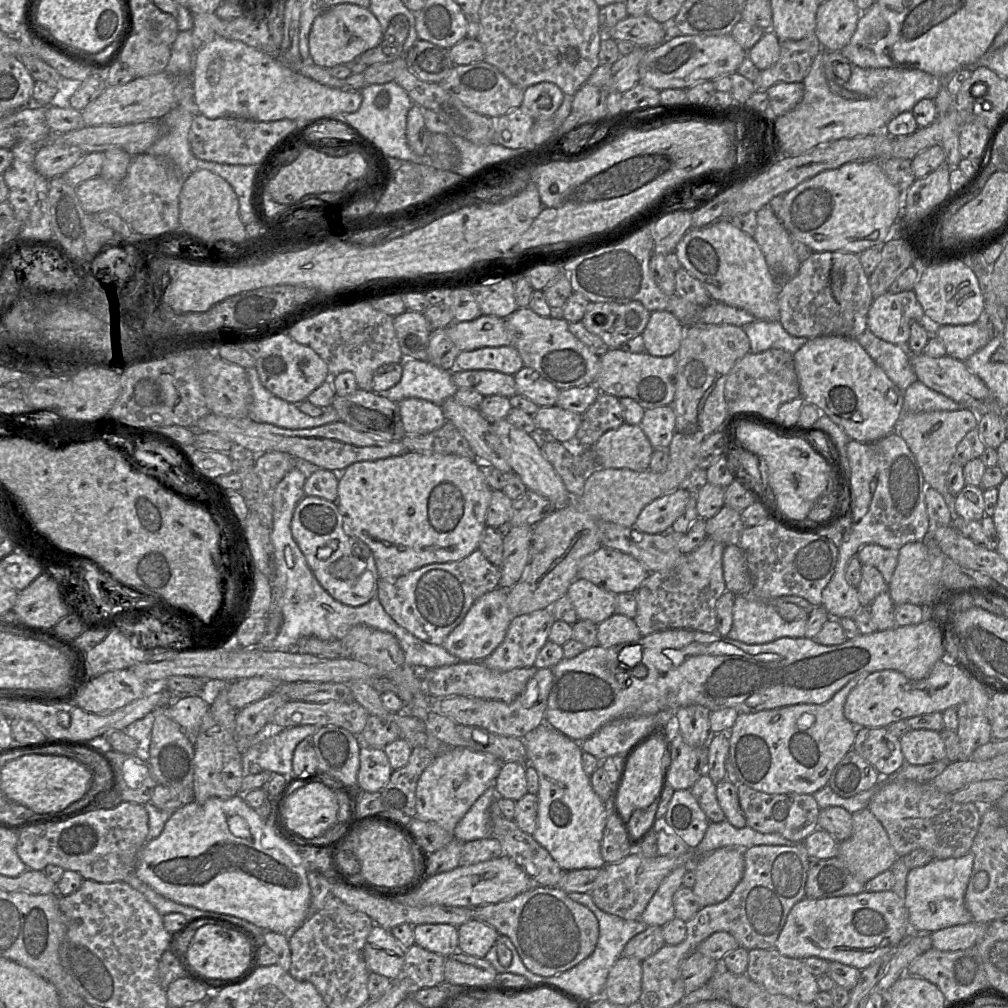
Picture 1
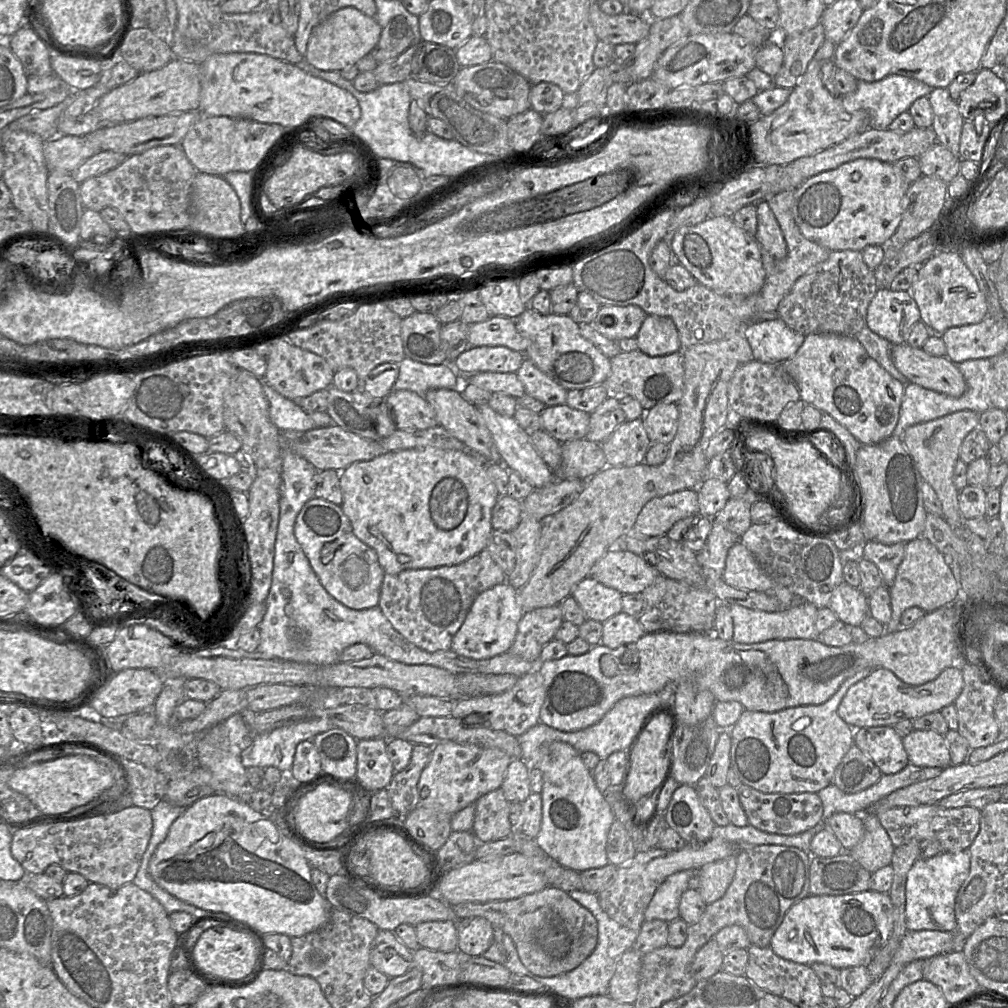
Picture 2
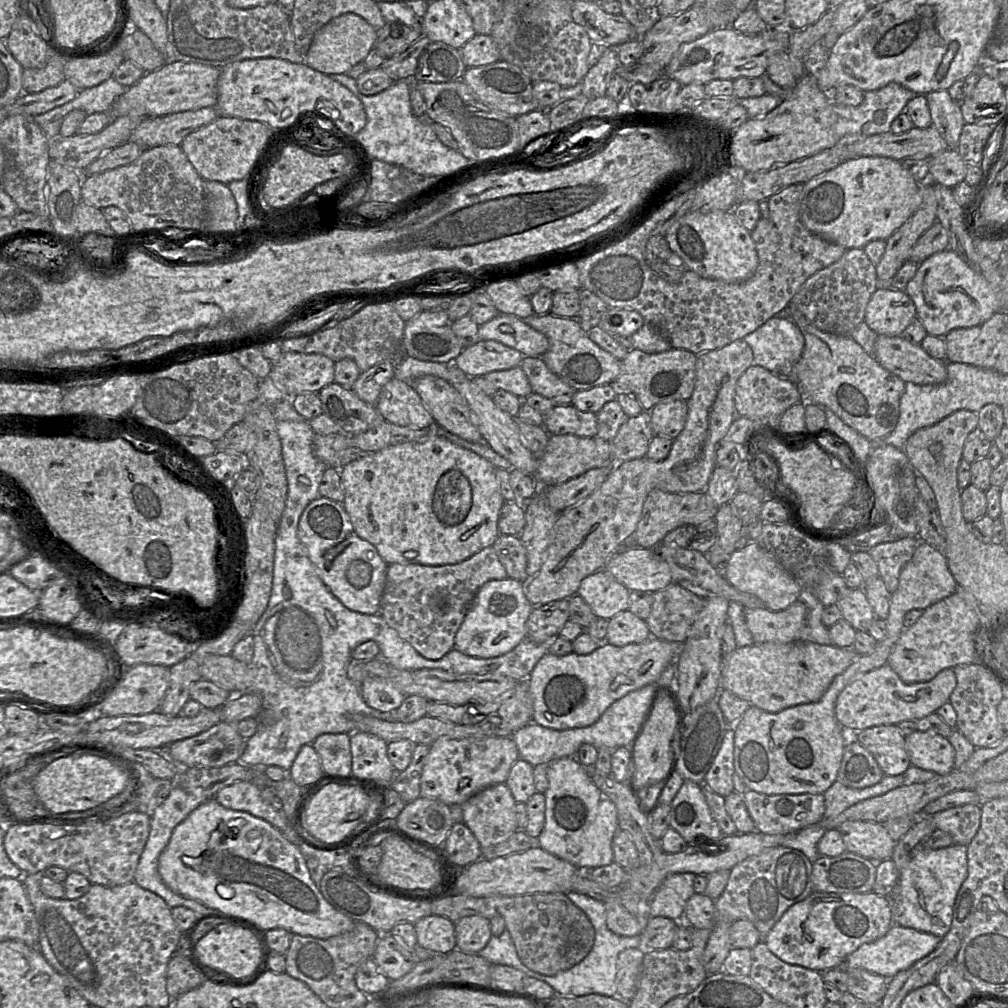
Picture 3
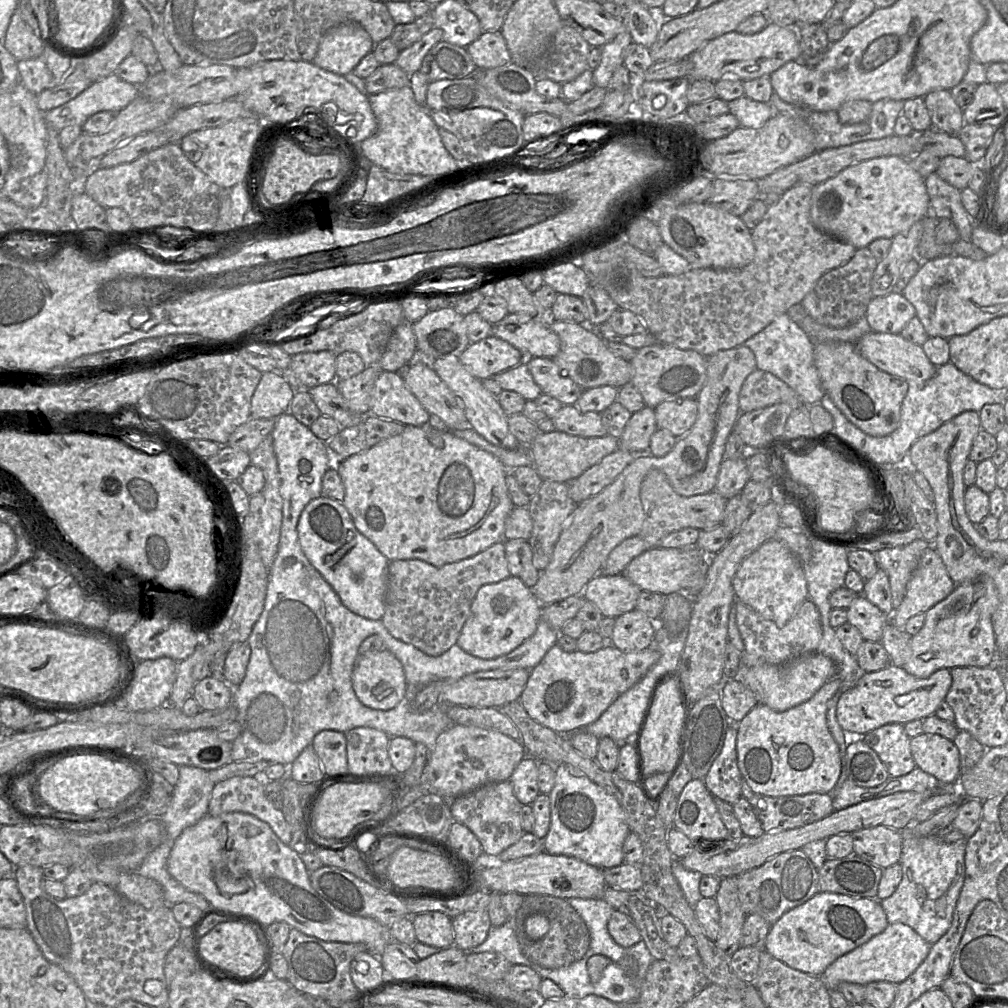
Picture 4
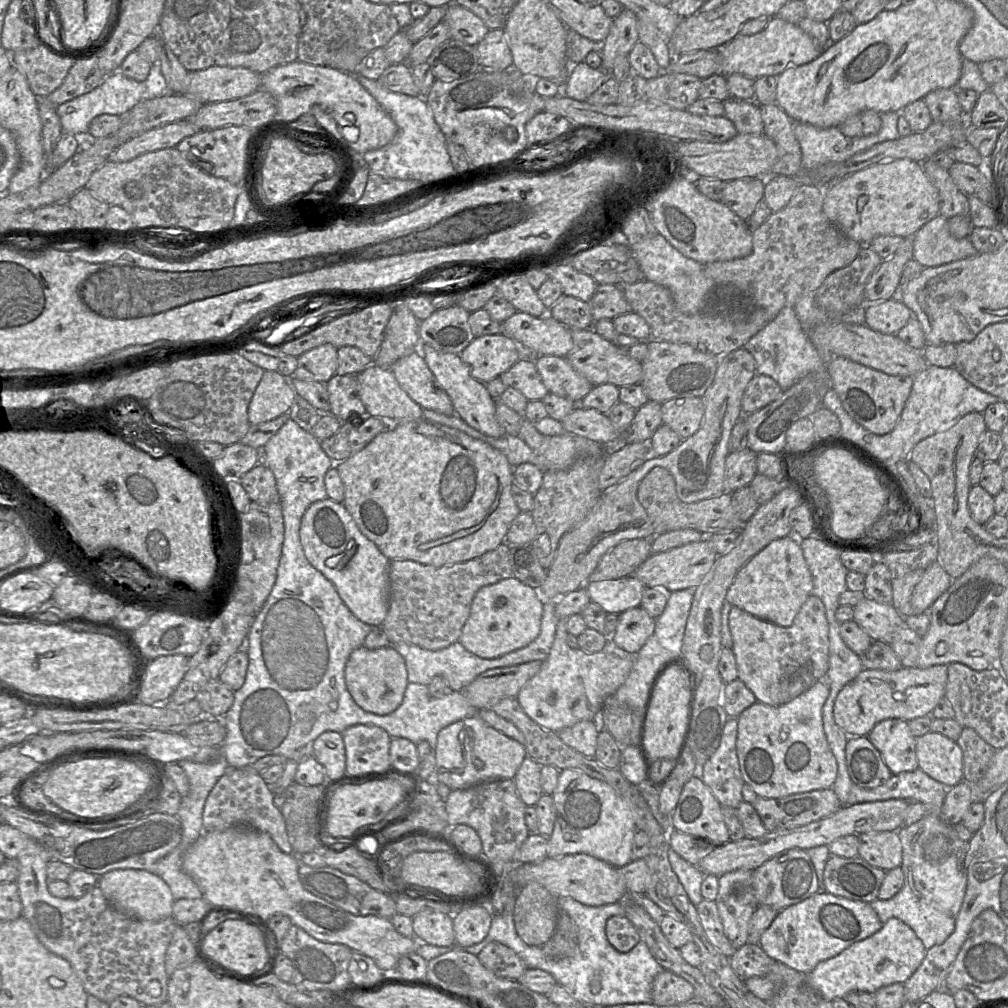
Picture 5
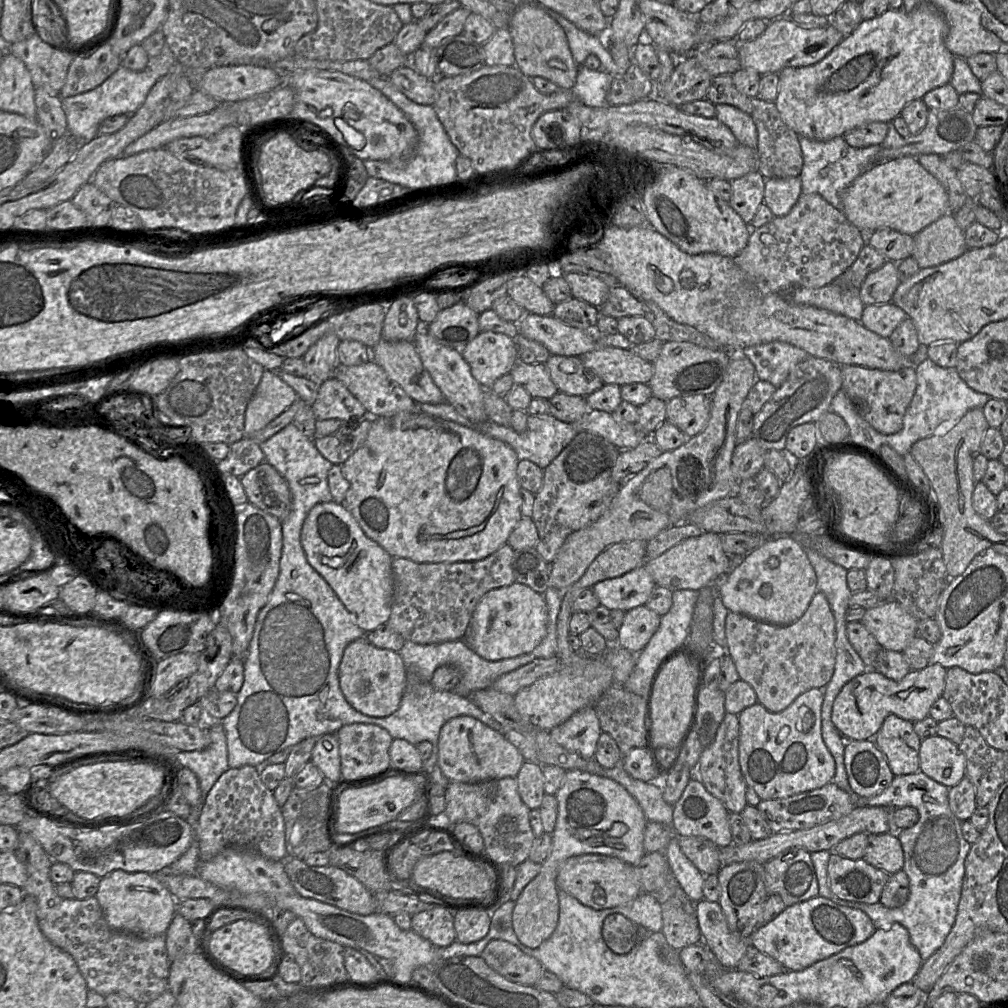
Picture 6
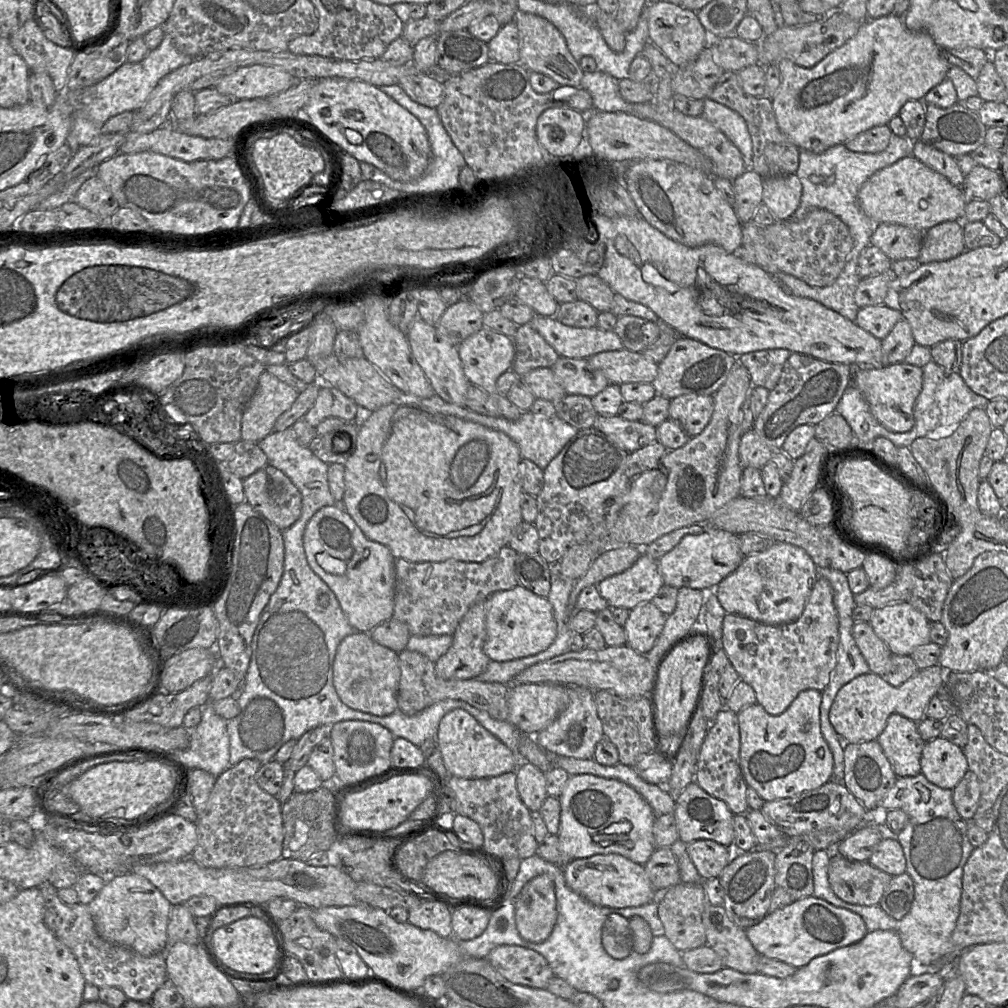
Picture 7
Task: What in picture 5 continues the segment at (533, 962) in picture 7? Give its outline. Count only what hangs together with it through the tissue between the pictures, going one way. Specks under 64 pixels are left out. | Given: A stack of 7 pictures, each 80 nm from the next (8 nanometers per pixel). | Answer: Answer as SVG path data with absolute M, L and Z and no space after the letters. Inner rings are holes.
M490 942L477 955L481 964L496 976L518 980L527 966L508 946L499 942Z

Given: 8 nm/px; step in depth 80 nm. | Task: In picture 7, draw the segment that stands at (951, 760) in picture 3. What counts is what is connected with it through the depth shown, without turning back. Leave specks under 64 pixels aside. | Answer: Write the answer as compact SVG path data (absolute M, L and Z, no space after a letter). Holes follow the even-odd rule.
M941 736L926 742L921 756L921 773L928 781L943 789L954 789L967 771L962 748Z

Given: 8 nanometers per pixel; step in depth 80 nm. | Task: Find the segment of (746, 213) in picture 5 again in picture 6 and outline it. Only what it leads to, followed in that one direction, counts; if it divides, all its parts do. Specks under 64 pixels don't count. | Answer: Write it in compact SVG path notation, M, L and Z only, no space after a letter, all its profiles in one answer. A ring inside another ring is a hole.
M757 170L730 181L732 196L729 204L747 224L753 220L764 201L765 181Z

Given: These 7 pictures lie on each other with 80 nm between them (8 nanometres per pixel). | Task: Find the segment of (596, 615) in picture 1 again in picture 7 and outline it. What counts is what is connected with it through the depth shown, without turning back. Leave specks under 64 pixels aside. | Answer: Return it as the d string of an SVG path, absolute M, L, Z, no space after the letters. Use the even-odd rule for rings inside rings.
M643 552L630 568L605 578L597 584L597 587L600 595L608 602L608 608L621 607L631 610L642 603L649 602L663 585L657 560Z

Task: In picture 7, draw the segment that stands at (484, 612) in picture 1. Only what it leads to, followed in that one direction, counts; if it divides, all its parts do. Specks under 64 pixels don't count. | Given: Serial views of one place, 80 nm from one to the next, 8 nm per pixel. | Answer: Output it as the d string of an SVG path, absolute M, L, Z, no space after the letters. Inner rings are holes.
M517 585L510 590L493 593L485 601L486 639L483 651L490 660L505 662L536 655L555 640L557 623L547 598Z

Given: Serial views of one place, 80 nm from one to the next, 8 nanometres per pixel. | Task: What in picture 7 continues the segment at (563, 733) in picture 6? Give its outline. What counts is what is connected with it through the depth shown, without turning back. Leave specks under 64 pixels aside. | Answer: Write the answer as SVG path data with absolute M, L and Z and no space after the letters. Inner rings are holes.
M566 686L569 703L557 715L552 723L538 732L534 737L539 746L549 754L592 759L596 744L604 737L602 723L598 717L594 699L594 691L580 686Z

